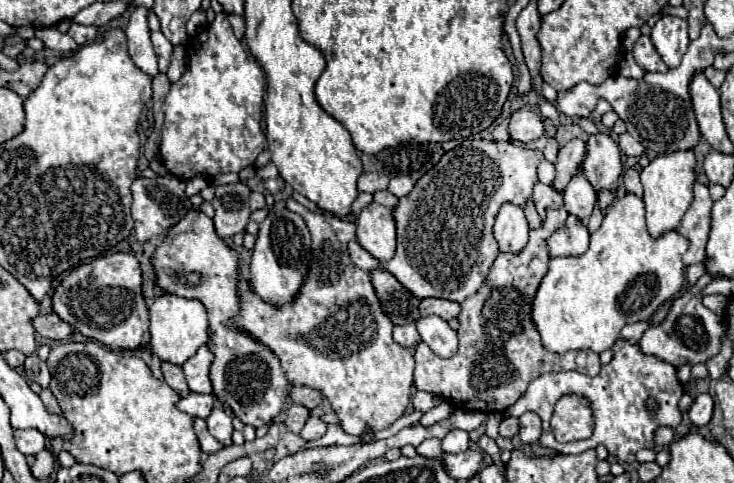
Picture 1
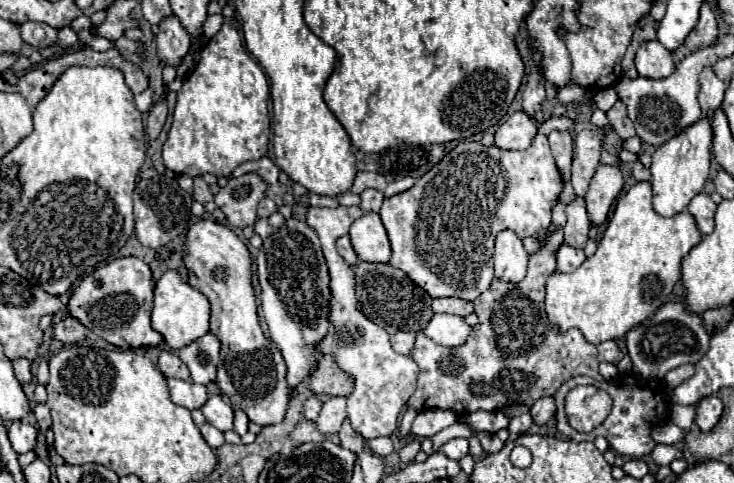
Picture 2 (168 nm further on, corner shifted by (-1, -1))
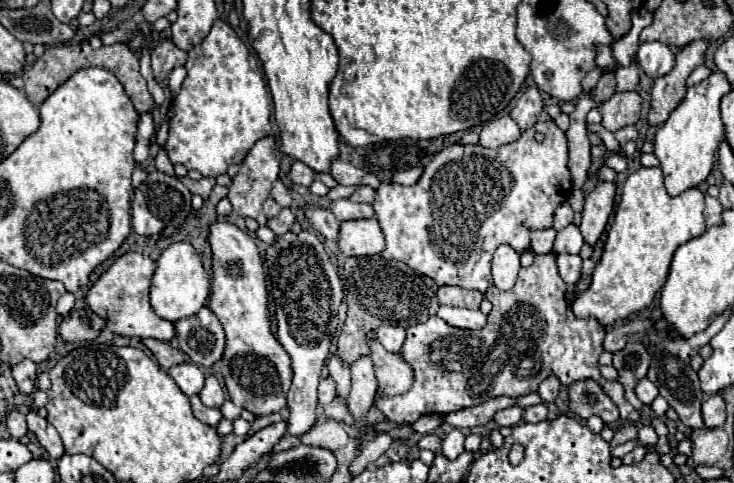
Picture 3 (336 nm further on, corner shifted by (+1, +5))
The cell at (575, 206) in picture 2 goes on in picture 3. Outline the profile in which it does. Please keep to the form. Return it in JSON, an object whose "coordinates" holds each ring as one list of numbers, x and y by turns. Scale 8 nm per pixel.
{"coordinates":[[568,224,562,232,556,234,554,252,556,254,578,254,582,244,584,244,584,240,582,240,582,234,580,234,578,226,576,224]]}

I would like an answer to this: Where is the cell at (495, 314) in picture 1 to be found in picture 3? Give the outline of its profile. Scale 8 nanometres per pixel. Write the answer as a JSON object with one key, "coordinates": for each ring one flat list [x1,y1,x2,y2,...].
{"coordinates":[[554,254,536,256,534,264,528,268,520,268,518,280,514,290,502,292,496,286,490,286,484,294,492,304,492,312,488,314,488,322,482,330,460,330,450,324,446,324,438,316,430,316,426,322,410,326,406,330,406,340,402,346,402,358,412,366,414,370,414,382,410,390,406,390,400,396,394,398,378,398,374,400,374,406,384,412,388,420,394,422,414,422,420,416,426,414,446,415,456,410,464,410,470,406,482,404,490,400,490,396,526,396,530,392,536,392,540,382,548,378,550,374,558,376,564,386,576,382,576,380,596,380,604,392,610,396,610,400,618,406,620,418,628,422,638,422,640,414,634,406,630,406,624,400,624,388,618,382,608,382,600,376,598,370,598,356,602,354,602,340,604,340,604,326,598,320,578,320,568,304,566,304,566,282,560,278,556,268]]}

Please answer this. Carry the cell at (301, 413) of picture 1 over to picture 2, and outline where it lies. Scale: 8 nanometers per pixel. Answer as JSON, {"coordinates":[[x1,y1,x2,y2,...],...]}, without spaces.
{"coordinates":[[310,396,310,398,304,402,304,406,302,406,302,420,314,422,316,416,318,416,318,412,320,412,320,408,322,408,320,398,318,398,318,396]]}

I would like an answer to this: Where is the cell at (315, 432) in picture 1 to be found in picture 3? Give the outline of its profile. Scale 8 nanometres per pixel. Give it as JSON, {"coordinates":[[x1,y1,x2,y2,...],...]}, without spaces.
{"coordinates":[[332,354,328,358,326,366,328,366,328,374,338,384,338,396,348,398,348,392,350,392,350,364,344,362,342,358,338,358,338,354]]}

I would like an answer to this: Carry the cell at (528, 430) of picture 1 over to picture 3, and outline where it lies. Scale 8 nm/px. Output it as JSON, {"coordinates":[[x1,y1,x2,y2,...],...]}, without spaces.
{"coordinates":[[550,376,550,378,546,378,542,384,540,384,540,388,538,388,538,394,542,396,542,402,554,402,556,400,556,396,558,396,558,392,560,392,560,382,558,382,558,378,554,378,554,376]]}

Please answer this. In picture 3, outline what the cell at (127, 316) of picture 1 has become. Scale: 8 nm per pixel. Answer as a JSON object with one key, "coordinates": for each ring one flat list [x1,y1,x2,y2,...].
{"coordinates":[[128,252,120,256,100,278,98,282,88,290,86,302,92,312,102,316,106,320,106,326,120,334,120,336,138,336,138,338,156,338,162,342,170,342,176,336,174,324,166,322,158,314,154,314,154,308,150,306,148,288,150,278,156,270,156,262,150,256]]}

